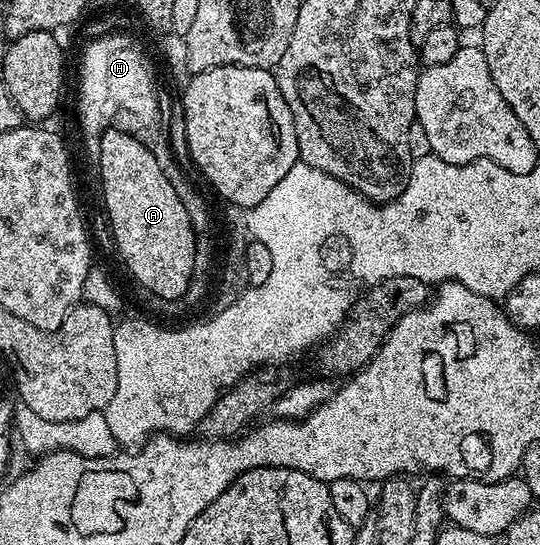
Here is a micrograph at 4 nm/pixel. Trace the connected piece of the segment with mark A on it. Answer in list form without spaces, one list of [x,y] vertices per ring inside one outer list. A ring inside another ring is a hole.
[[[105,132],[97,143],[99,149],[99,182],[103,185],[103,206],[107,209],[107,218],[111,221],[111,234],[115,237],[115,246],[127,265],[127,270],[148,290],[159,298],[179,300],[186,290],[193,286],[191,273],[195,270],[195,243],[197,237],[181,204],[181,196],[171,192],[167,178],[155,166],[155,158],[147,154],[147,149],[123,134]]]

